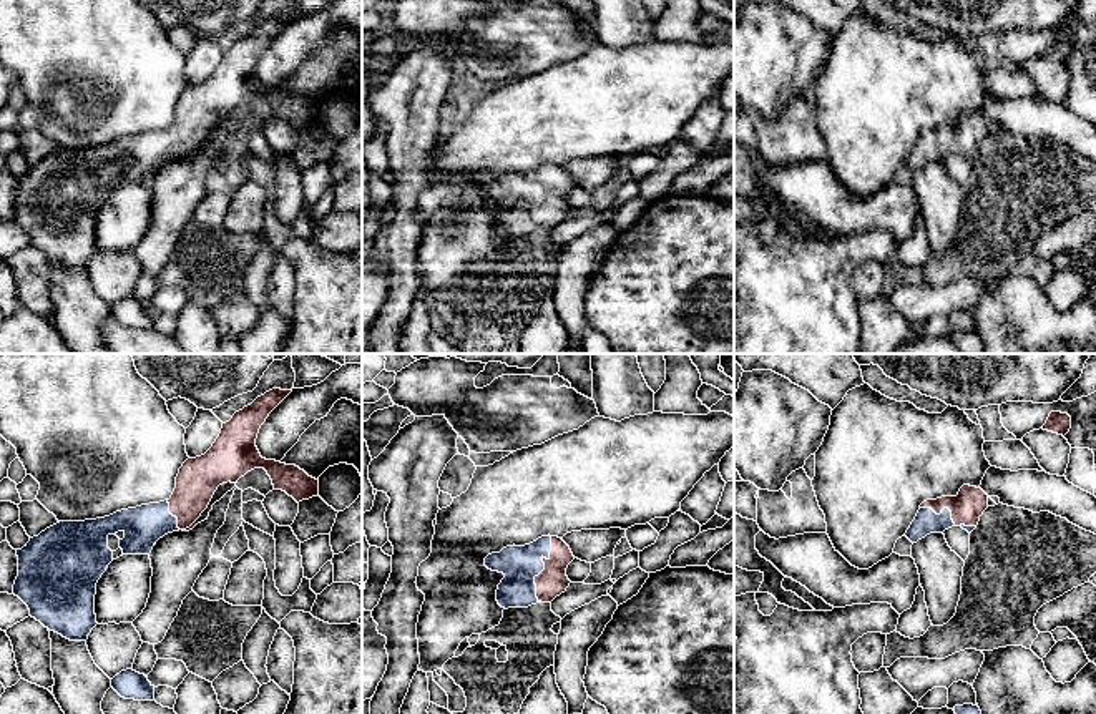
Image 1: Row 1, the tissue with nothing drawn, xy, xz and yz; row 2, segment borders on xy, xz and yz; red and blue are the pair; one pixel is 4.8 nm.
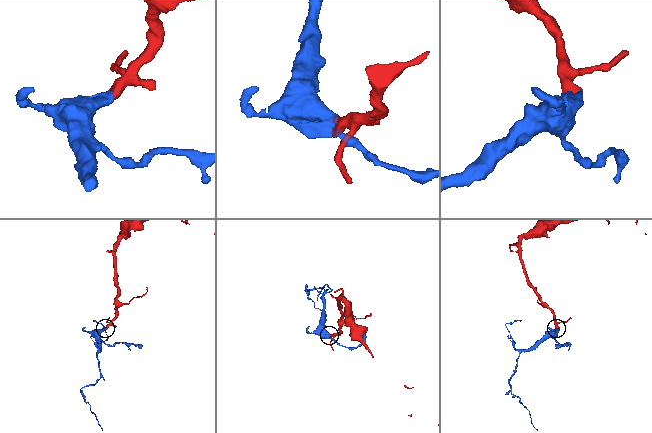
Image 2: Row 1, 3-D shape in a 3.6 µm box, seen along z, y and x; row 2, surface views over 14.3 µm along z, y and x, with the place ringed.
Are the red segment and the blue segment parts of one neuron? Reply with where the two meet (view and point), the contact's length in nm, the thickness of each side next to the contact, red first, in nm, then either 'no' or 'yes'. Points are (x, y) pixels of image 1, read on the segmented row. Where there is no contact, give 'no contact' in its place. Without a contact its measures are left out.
xz (545, 568) | 320 nm | 150/180 nm | yes

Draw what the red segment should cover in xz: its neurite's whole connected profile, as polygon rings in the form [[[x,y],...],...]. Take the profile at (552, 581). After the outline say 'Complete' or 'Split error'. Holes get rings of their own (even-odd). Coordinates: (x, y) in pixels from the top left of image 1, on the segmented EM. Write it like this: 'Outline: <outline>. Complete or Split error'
Outline: [[[541,536],[525,546],[506,546],[485,558],[485,566],[503,573],[497,601],[502,608],[528,608],[551,603],[566,591],[568,565],[575,560],[570,546],[558,536]]]. Split error

